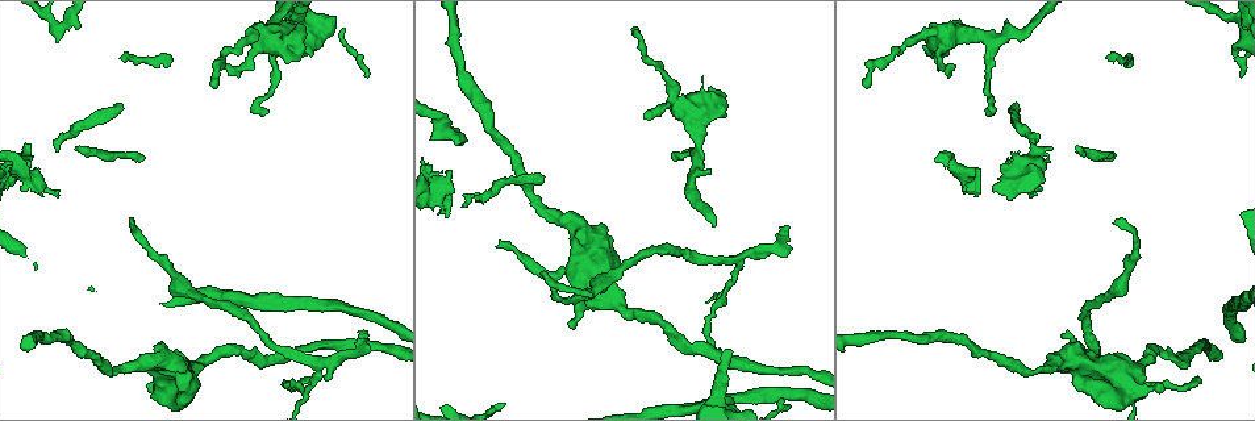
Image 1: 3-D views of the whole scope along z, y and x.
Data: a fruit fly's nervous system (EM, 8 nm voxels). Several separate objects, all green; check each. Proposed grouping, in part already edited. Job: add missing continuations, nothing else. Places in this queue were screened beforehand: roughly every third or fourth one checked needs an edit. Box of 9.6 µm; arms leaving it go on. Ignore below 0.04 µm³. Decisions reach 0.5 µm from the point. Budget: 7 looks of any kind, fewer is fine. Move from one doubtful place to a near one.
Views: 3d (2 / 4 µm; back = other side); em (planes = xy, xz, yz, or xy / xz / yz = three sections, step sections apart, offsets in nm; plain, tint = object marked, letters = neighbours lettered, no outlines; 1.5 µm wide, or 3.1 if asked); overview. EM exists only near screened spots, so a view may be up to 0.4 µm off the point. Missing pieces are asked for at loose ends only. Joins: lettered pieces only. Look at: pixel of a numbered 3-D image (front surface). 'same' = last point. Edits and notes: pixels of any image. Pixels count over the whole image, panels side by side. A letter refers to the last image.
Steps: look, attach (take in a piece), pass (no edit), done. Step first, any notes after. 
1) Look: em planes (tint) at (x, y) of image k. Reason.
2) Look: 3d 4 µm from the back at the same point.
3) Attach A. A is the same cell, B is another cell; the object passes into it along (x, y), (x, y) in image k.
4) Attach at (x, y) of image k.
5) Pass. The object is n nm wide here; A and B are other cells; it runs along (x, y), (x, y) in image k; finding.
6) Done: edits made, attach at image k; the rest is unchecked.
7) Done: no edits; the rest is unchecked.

Look: em planes (tint) at (569, 326) of image 1. Branch stops here.

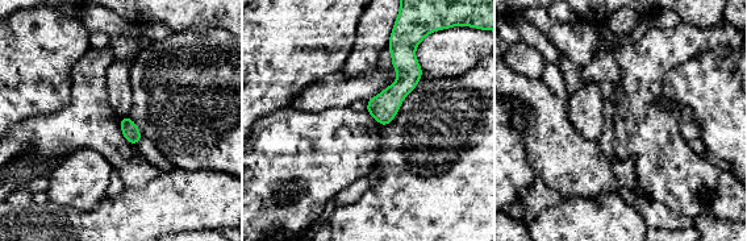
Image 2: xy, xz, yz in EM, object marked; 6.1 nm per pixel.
Look: em planes (letters) at the same point. What lies round it.

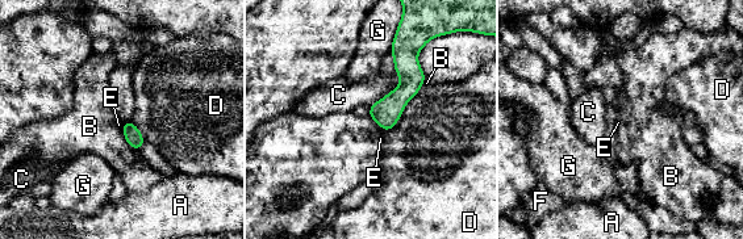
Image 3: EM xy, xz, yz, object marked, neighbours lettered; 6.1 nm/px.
Pass. A, B, C, D, E, F and G are other cells; a border runs along (121, 124), (121, 131), (126, 142) in image 3; no lettered piece goes on from it.

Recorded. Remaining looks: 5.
Look: 3d 2 µm from the back at (645, 118) of image 1. Thin end.

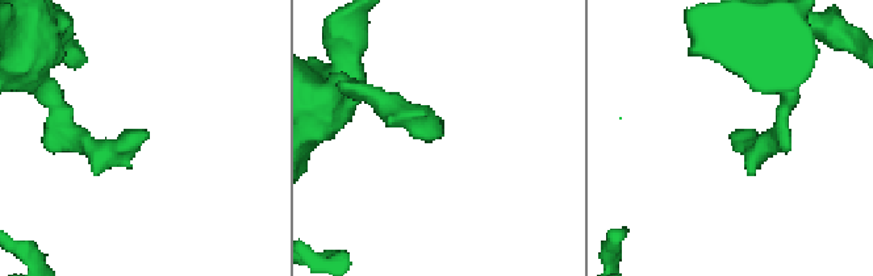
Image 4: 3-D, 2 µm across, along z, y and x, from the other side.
Look: em planes (tint) at (149, 137) of image 4.

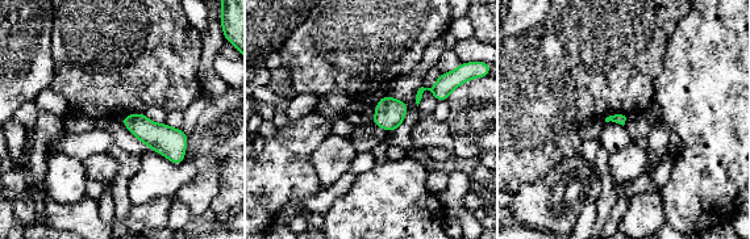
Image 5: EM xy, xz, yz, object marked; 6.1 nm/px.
Look: em planes (letters) at the same point. See the neighbours.

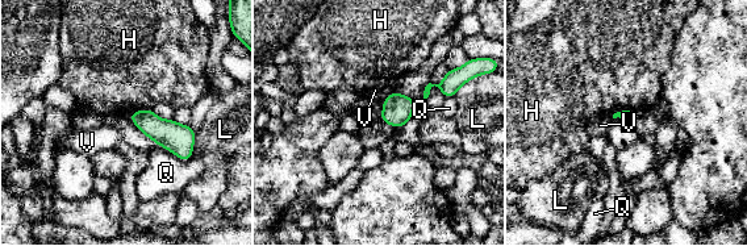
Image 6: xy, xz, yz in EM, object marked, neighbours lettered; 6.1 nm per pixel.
Pass. H, L, Q and V are other cells; none of them fits.

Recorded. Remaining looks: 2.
Done: no edits; the rest is unchecked.

